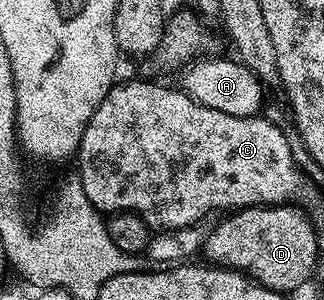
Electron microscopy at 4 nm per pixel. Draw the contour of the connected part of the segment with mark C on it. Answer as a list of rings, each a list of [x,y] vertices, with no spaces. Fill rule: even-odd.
[[[131,81],[128,85],[112,84],[106,90],[101,103],[95,106],[93,119],[87,121],[85,135],[79,137],[79,170],[77,176],[83,185],[85,195],[89,203],[104,215],[131,212],[137,214],[141,220],[148,225],[151,231],[166,231],[169,229],[180,229],[190,225],[199,225],[202,217],[215,213],[218,209],[223,211],[234,211],[247,209],[251,205],[285,205],[298,202],[298,197],[303,193],[303,173],[295,162],[295,153],[287,142],[287,137],[271,121],[266,121],[263,115],[253,117],[238,117],[237,115],[225,115],[225,111],[213,111],[213,107],[205,107],[197,103],[192,97],[183,92],[182,88],[169,89],[165,85],[154,85],[151,81]]]

